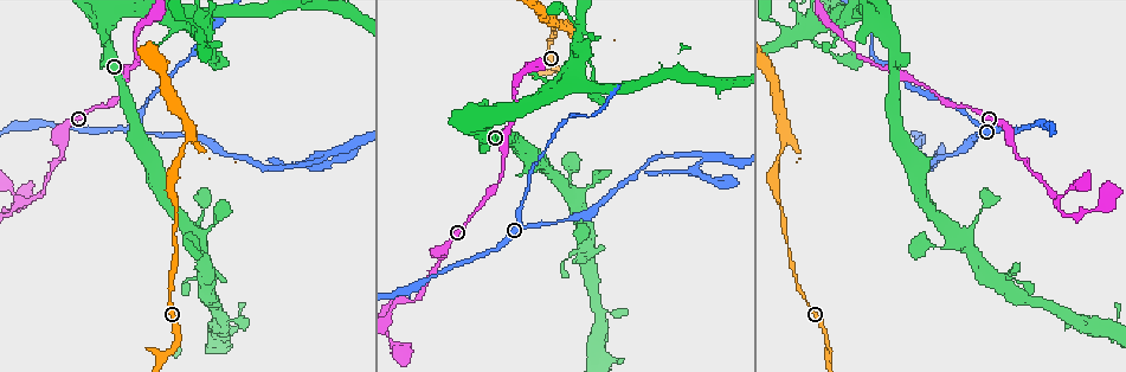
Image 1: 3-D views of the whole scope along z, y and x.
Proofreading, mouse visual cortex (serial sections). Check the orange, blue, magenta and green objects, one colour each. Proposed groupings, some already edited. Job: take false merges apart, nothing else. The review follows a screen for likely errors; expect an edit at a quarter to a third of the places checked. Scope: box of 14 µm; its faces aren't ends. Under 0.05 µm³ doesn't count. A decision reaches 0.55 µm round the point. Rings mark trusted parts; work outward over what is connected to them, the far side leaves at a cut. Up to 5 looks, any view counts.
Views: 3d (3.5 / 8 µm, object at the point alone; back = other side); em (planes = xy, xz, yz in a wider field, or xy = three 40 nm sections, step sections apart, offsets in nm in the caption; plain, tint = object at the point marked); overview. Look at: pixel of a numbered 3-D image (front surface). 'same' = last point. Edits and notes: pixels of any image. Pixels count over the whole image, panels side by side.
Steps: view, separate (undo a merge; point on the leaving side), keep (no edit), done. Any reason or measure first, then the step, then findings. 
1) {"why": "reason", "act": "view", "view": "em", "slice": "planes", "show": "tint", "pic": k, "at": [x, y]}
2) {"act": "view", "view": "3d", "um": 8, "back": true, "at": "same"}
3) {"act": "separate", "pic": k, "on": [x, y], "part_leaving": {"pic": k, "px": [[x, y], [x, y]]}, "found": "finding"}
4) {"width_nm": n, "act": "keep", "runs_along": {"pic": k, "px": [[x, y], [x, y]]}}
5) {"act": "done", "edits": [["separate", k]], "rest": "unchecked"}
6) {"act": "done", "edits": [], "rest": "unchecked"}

{"why": "small branch off a trunk", "act": "view", "view": "em", "slice": "xy", "step": 5, "show": "tint", "pic": 1, "at": [200, 21]}

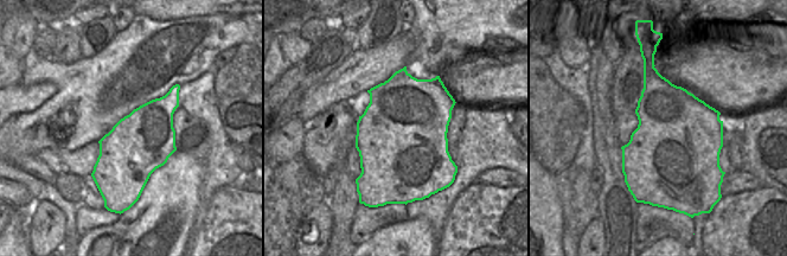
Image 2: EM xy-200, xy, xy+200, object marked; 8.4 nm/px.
{"act": "view", "view": "3d", "um": 3.5, "back": true, "at": "same"}

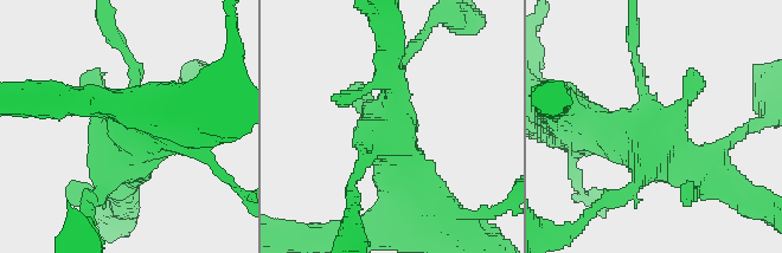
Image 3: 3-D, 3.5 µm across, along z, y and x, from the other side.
{"act": "separate", "pic": 3, "on": [130, 60], "found": "two cells meet here"}

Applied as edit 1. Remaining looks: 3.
{"why": "narrows sharply", "act": "view", "view": "3d", "um": 3.5, "pic": 1, "at": [189, 135]}

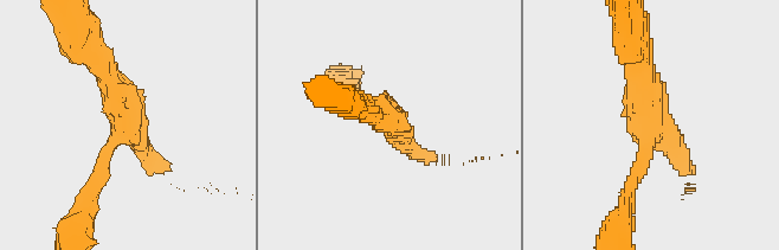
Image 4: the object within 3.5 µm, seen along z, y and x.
{"why": "shape alone is not enough", "act": "view", "view": "em", "slice": "xy", "step": 1, "show": "plain", "pic": 4, "at": [123, 128]}

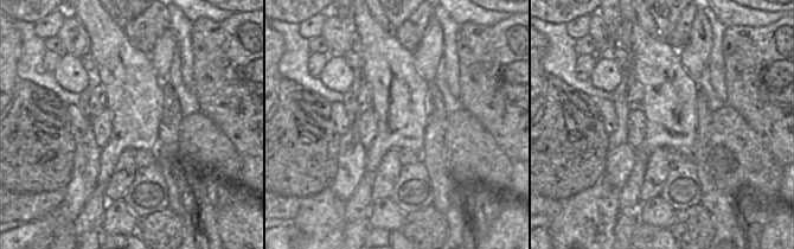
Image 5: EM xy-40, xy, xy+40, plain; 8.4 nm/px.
{"act": "view", "view": "em", "slice": "xy", "step": 1, "show": "tint", "at": "same"}

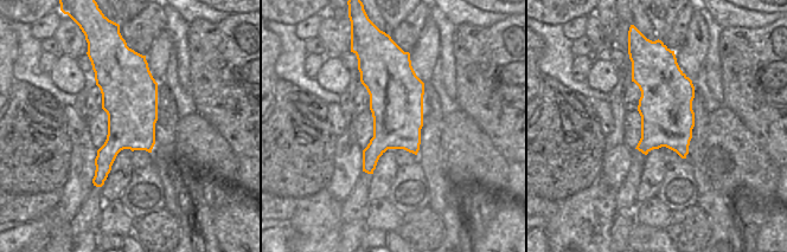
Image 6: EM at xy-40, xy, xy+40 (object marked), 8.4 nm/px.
{"width_nm": 460, "act": "keep", "runs_along": {"pic": 4, "px": [[628, 194], [649, 143], [637, 56]]}, "found": "continuous, no second cell"}

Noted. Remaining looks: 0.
{"act": "done", "edits": [["separate", 3]], "rest": "unchecked"}

